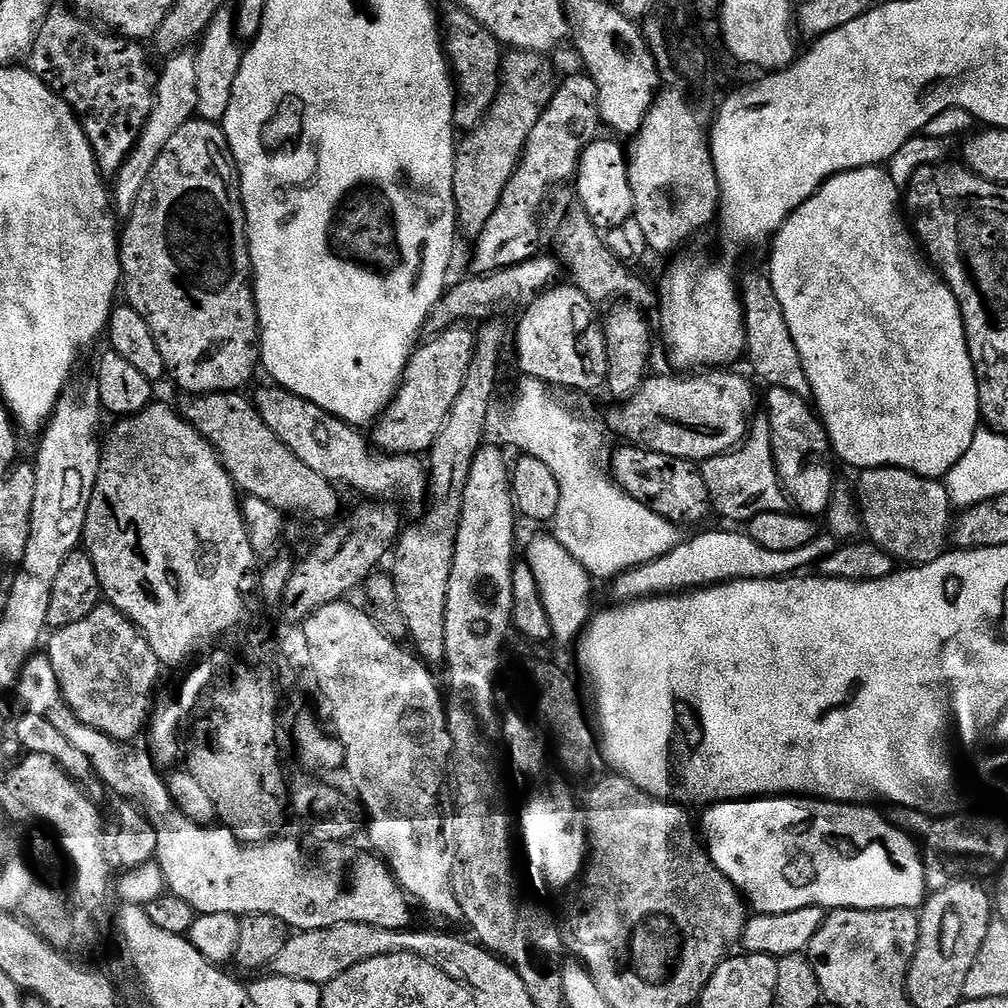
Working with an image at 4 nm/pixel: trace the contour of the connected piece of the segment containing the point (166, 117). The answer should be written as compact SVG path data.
M191 51L177 52L163 61L164 69L159 69L154 89L152 109L144 129L136 140L136 147L126 158L126 162L115 173L116 188L111 189L110 196L114 201L114 212L117 217L126 218L132 213L134 202L138 202L138 194L142 194L142 186L146 186L146 178L150 178L150 170L154 170L154 162L158 162L158 154L166 150L166 142L186 126L186 122L197 115L198 75L196 57Z

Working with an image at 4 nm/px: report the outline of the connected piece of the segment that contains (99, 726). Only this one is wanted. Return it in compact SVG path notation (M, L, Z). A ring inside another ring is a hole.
M101 603L99 608L86 614L82 622L55 629L47 637L46 654L50 658L50 666L54 666L58 686L62 686L64 700L72 707L74 714L86 722L86 726L92 726L114 740L125 742L135 741L135 736L145 731L154 707L152 691L160 680L162 665L154 650L150 650L150 642L146 642L146 638L140 635L130 618L123 616L111 604Z

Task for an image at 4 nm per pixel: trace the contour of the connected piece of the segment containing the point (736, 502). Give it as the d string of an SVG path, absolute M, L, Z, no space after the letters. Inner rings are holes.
M753 415L743 444L730 452L703 461L699 470L706 482L706 490L712 499L715 515L725 516L728 520L749 522L756 515L789 511L790 501L776 469L772 431L767 415Z

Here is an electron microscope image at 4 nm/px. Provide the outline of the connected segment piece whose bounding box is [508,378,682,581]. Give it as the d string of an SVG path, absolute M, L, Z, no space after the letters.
M524 378L524 379L521 379L520 381L522 381L522 382L520 384L520 390L518 392L516 402L513 404L512 409L510 409L508 412L508 440L510 443L513 444L514 447L517 448L515 450L517 453L523 454L525 456L533 456L534 458L542 458L542 462L546 462L546 466L550 466L550 470L552 471L552 473L554 473L554 478L558 478L558 486L560 487L560 497L558 498L558 512L557 512L555 518L550 521L551 535L556 538L558 543L561 543L562 546L564 546L566 548L566 550L568 550L570 552L570 554L574 558L576 558L578 560L578 562L580 562L582 564L582 566L588 571L589 575L592 578L598 578L598 576L601 576L601 578L604 580L609 579L608 581L611 581L613 578L615 578L617 576L621 576L624 572L629 572L629 570L631 570L632 568L637 568L637 566L639 566L639 564L648 564L652 560L657 560L658 558L662 558L662 554L666 554L670 550L674 550L675 548L677 548L679 546L679 544L681 544L681 542L682 542L682 535L680 536L681 529L679 527L677 527L677 525L670 523L666 518L662 518L661 516L656 516L654 514L654 510L650 510L646 506L642 506L642 502L638 502L634 498L630 498L630 494L626 494L621 488L618 487L618 485L616 485L615 480L613 480L611 475L609 475L609 473L606 471L605 465L604 465L604 468L602 465L600 465L600 451L602 451L604 448L604 436L605 436L605 433L602 431L602 428L601 428L602 433L600 433L600 428L598 425L595 424L594 421L587 420L586 417L579 416L579 414L576 412L571 412L571 410L568 409L567 406L564 404L559 404L559 402L556 401L555 398L551 396L551 394L553 395L553 393L550 391L549 385L543 384L543 382L541 380L533 380L533 379Z

